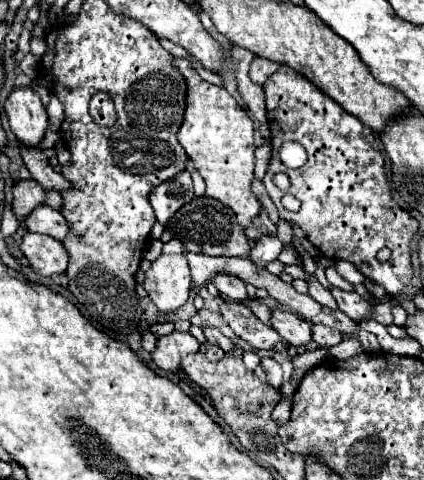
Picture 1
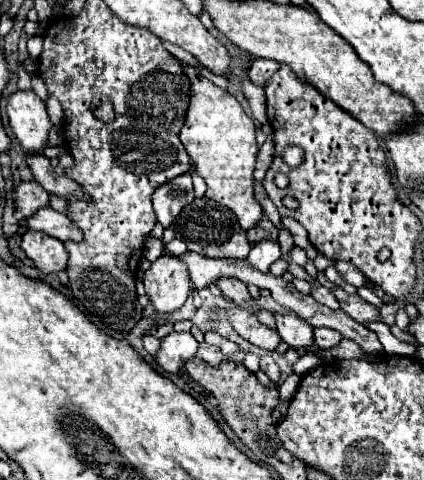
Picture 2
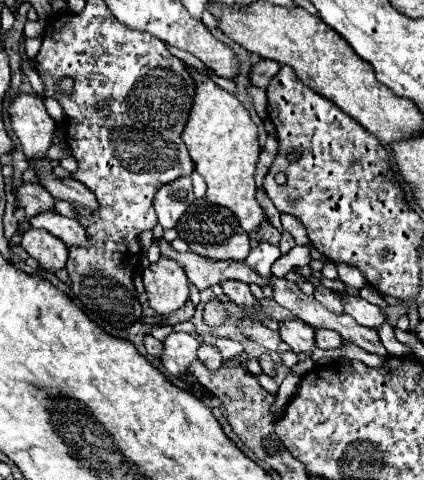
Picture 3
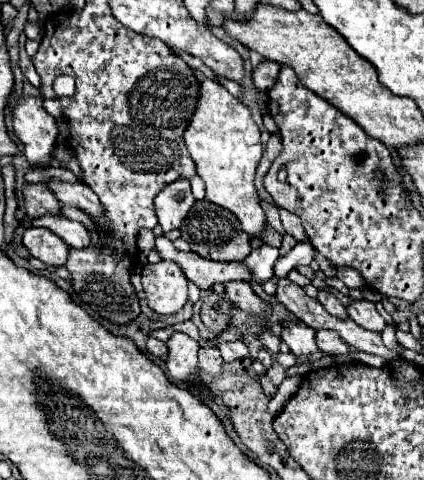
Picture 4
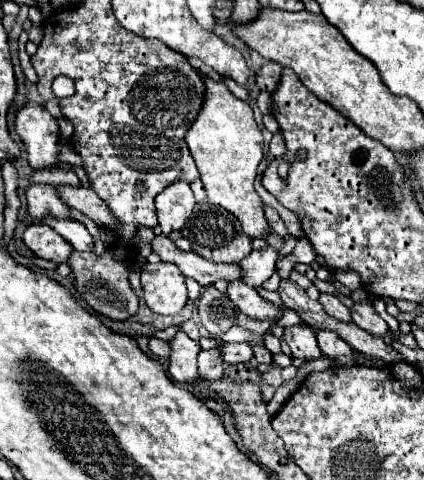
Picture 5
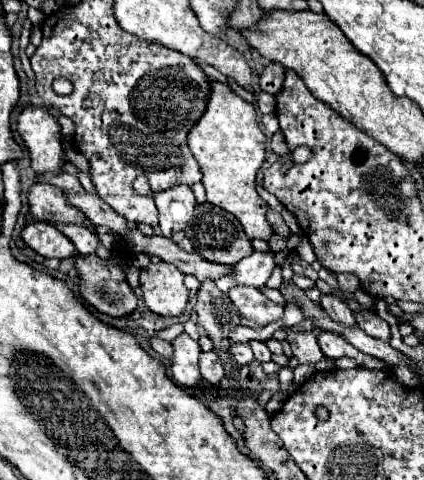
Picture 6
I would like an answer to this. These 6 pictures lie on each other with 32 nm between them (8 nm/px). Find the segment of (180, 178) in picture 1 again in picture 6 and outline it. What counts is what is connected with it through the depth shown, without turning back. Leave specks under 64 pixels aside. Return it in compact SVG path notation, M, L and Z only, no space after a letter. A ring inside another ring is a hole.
M176 186L170 190L156 192L154 200L158 202L160 228L166 238L172 238L176 230L186 228L188 220L192 218L192 210L196 206L194 194L188 186Z

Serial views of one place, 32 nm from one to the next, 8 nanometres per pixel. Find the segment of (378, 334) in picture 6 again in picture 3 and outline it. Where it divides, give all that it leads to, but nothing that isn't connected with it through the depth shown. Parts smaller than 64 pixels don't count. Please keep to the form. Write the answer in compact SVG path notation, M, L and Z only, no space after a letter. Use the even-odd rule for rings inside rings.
M344 294L344 312L350 314L360 326L366 326L366 328L378 328L382 326L386 320L380 312L378 306L362 300L362 298L356 298L356 296L346 296Z

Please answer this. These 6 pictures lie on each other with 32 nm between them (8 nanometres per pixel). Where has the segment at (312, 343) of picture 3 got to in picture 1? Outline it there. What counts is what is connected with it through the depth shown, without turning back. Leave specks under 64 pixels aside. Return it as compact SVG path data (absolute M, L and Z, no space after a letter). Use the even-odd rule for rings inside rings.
M272 310L272 326L282 336L282 340L290 346L302 348L312 342L310 324L294 312L286 310Z

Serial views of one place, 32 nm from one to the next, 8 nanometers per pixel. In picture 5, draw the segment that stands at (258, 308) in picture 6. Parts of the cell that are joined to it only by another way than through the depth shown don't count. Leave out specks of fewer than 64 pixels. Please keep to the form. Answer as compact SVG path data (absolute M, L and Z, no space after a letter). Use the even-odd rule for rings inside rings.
M240 282L230 284L228 286L228 298L234 302L234 306L242 314L246 314L252 320L260 320L260 322L268 320L268 322L272 322L272 320L282 316L282 308L268 302L268 300L264 300L258 294L258 290L252 288L252 286L246 286L246 284L240 284Z

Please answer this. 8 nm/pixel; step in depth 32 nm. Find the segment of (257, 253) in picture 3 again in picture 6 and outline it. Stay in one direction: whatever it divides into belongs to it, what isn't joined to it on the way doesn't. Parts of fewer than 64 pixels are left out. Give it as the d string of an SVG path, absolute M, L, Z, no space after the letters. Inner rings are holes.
M254 252L240 260L238 264L232 266L232 272L224 274L220 280L216 280L218 290L228 292L234 286L254 286L254 288L264 288L266 282L272 276L274 270L274 256L264 254L264 252Z

